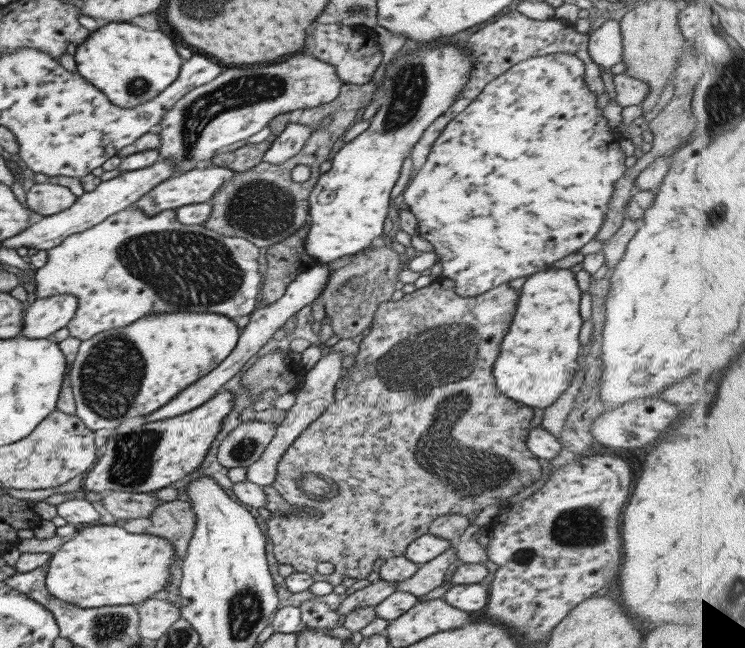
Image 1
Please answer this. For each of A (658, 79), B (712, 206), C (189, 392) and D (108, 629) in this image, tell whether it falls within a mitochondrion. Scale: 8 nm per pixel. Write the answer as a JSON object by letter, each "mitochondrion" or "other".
{"A":"other","B":"mitochondrion","C":"other","D":"mitochondrion"}

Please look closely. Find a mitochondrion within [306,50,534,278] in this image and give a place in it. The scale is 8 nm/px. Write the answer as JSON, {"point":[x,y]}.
{"point":[409,85]}

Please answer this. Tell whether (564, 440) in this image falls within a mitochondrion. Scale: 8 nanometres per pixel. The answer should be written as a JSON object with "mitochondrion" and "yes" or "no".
{"mitochondrion":"no"}

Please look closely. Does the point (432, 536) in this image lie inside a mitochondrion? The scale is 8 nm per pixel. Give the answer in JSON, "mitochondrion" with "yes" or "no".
{"mitochondrion":"no"}

